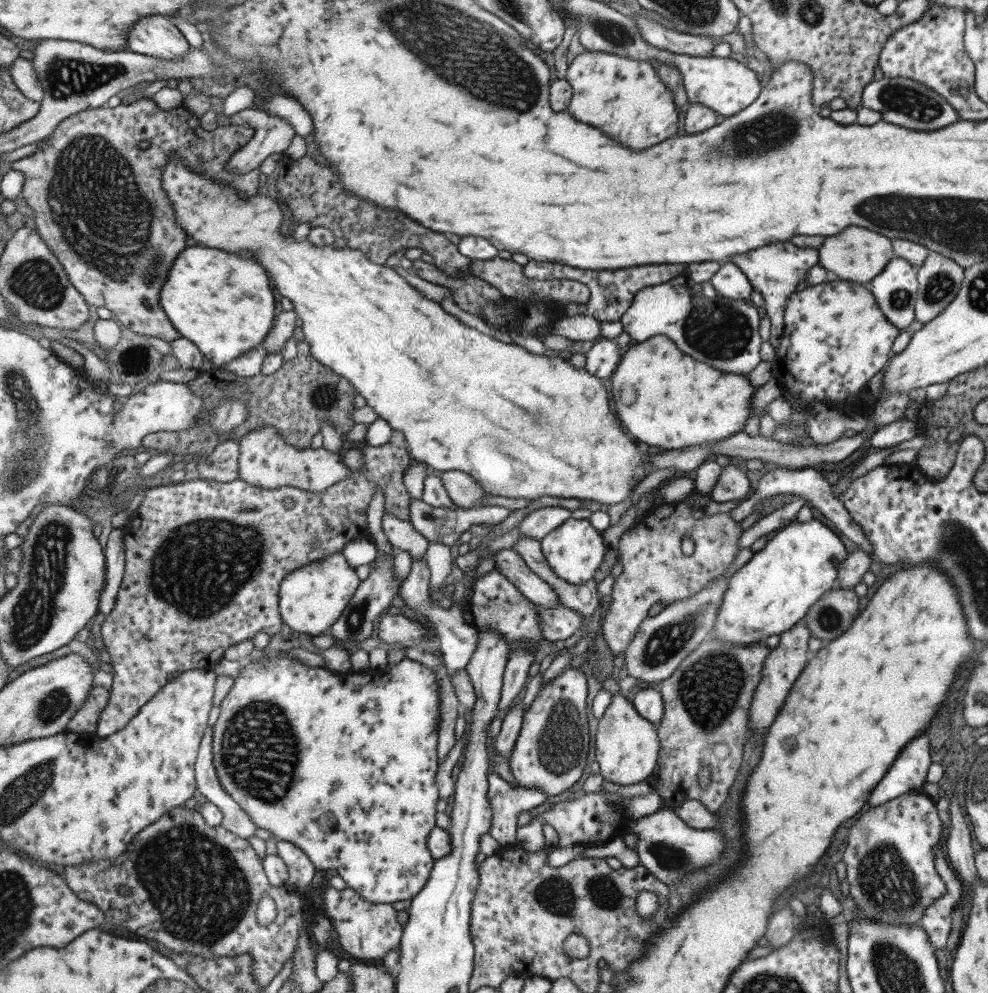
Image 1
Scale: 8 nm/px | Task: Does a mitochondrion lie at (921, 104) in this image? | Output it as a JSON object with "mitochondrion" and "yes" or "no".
{"mitochondrion":"yes"}

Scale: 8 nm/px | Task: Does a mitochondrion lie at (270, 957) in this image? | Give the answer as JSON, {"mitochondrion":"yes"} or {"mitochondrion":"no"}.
{"mitochondrion":"no"}

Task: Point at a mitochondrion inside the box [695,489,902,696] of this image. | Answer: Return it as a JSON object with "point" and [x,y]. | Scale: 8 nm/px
{"point":[829,618]}

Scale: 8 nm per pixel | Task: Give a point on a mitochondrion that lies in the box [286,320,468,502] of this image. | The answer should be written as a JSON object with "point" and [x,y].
{"point":[327,398]}

